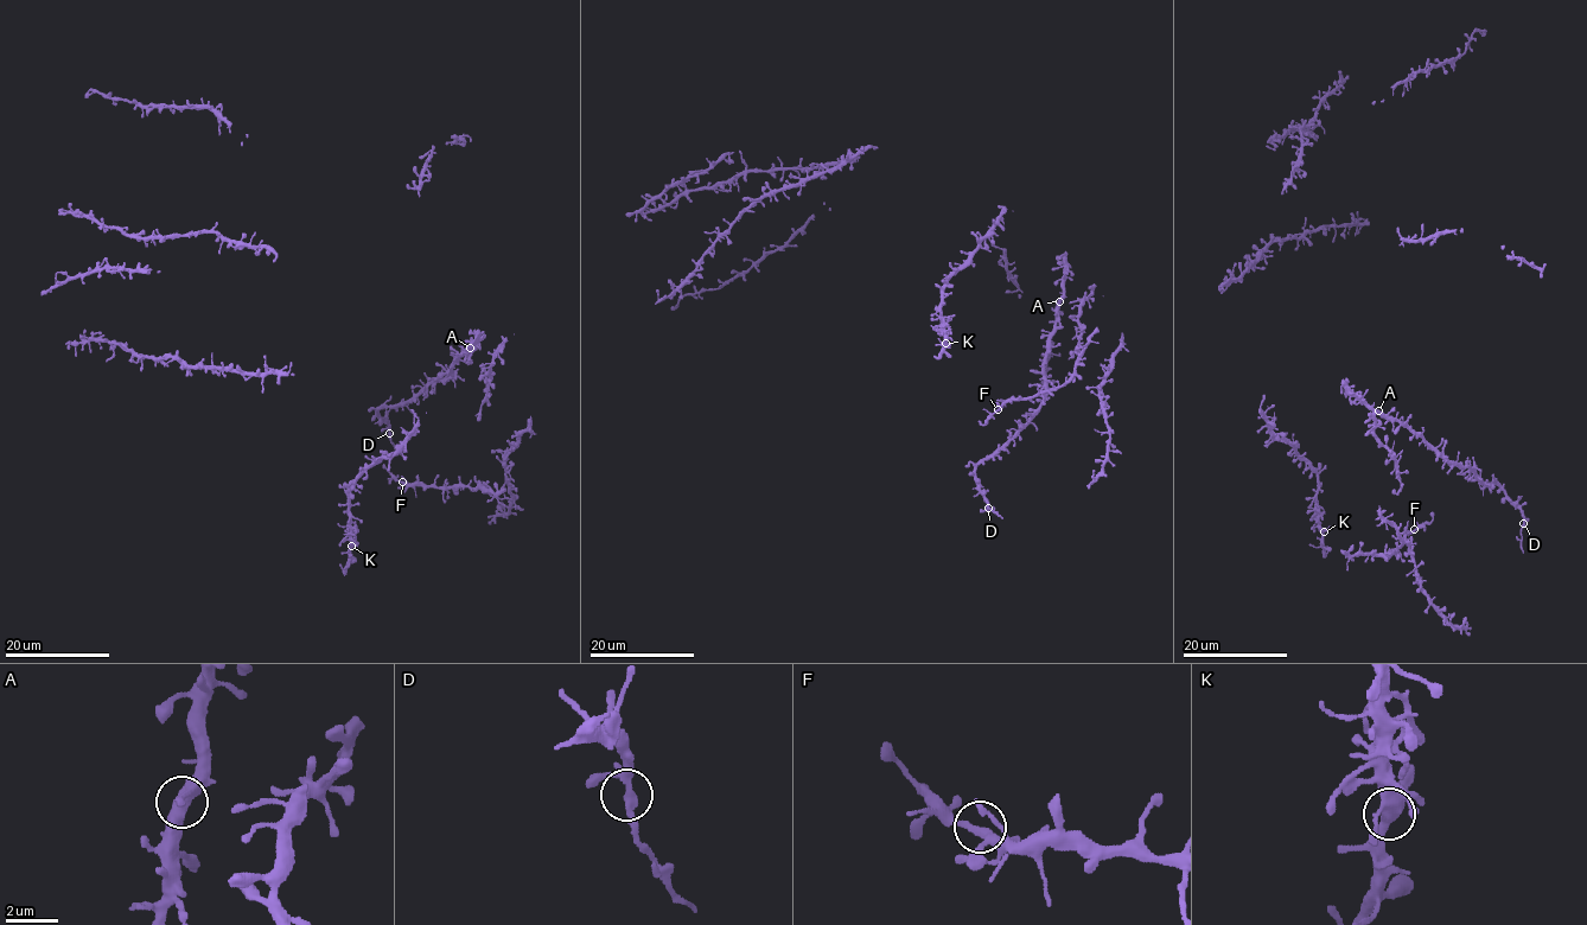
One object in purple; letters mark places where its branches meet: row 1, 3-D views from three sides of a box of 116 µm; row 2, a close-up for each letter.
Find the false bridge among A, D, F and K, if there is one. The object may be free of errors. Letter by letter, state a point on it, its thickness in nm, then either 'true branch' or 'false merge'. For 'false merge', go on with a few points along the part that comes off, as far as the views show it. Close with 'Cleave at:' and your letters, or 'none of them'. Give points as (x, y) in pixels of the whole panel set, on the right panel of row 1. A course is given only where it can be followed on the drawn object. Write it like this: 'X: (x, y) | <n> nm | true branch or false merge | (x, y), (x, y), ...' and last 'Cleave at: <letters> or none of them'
A: (1378, 410) | 400 nm | true branch
D: (1523, 523) | 280 nm | false merge | (1523, 523), (1523, 553)
F: (1414, 529) | 240 nm | true branch
K: (1324, 531) | 400 nm | true branch
Cleave at: D

